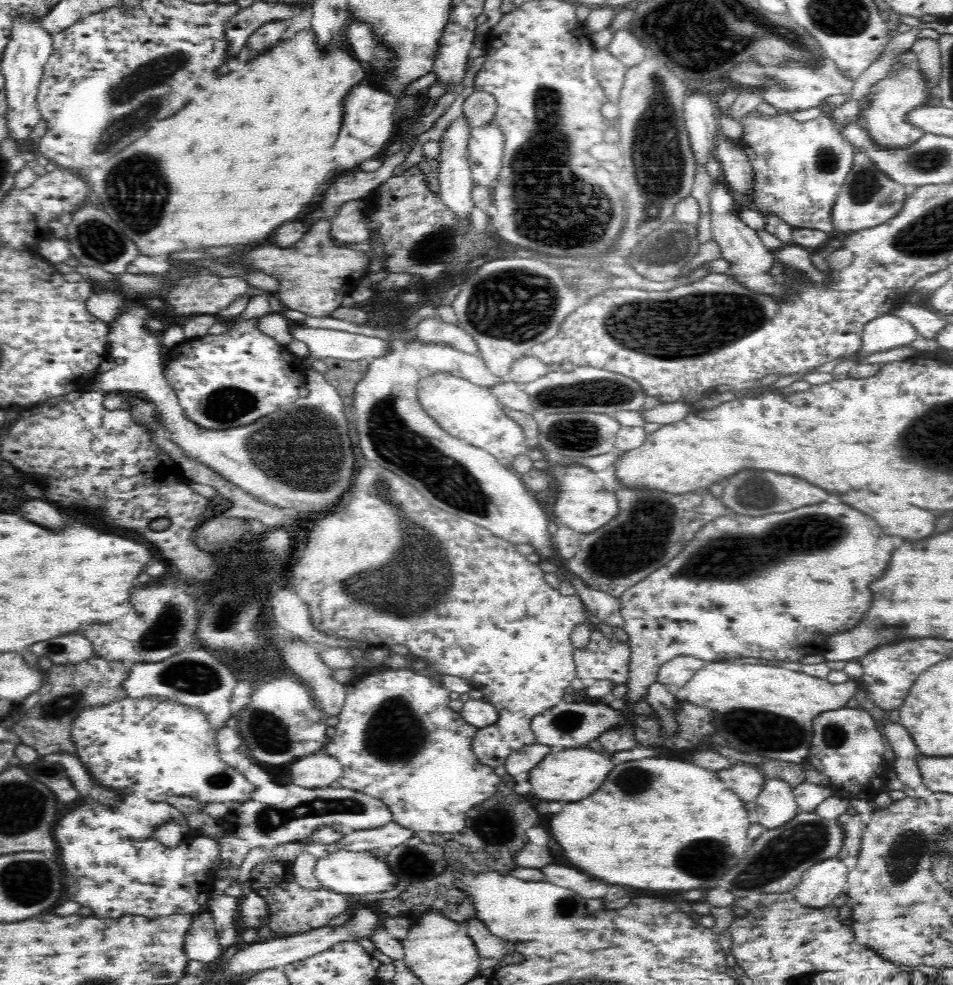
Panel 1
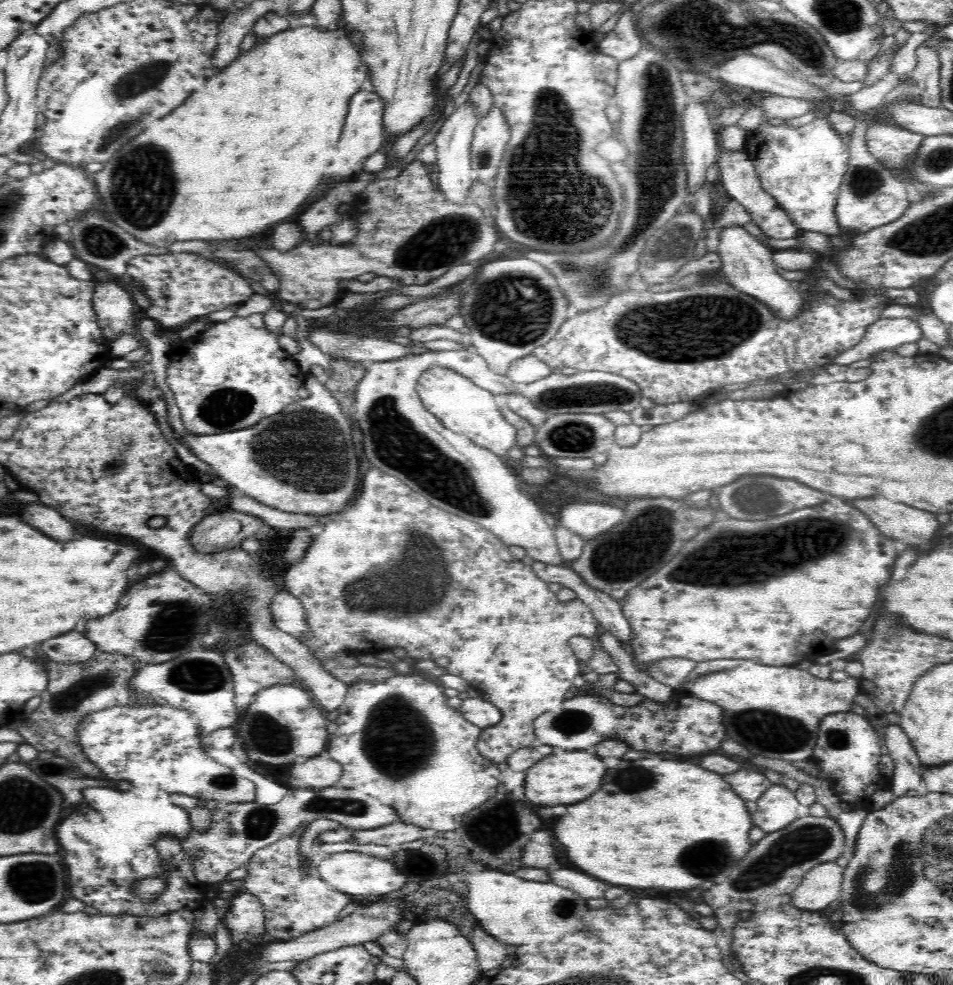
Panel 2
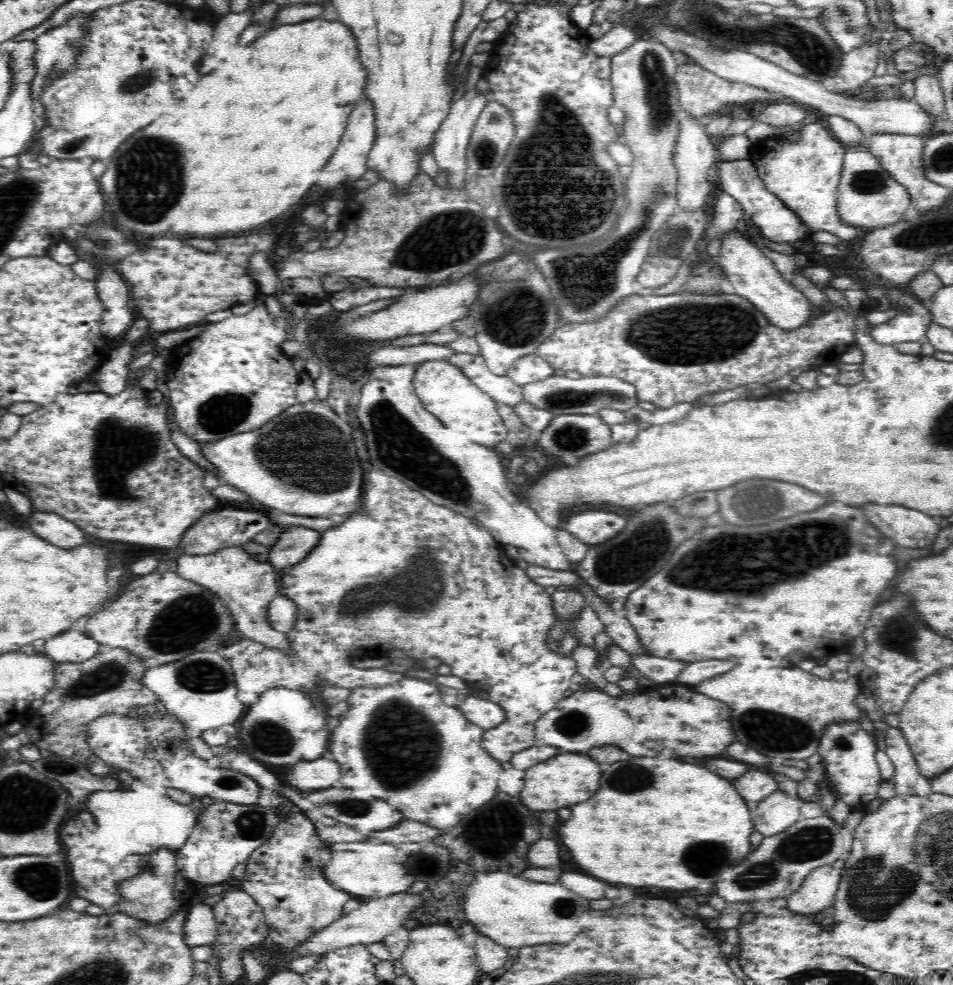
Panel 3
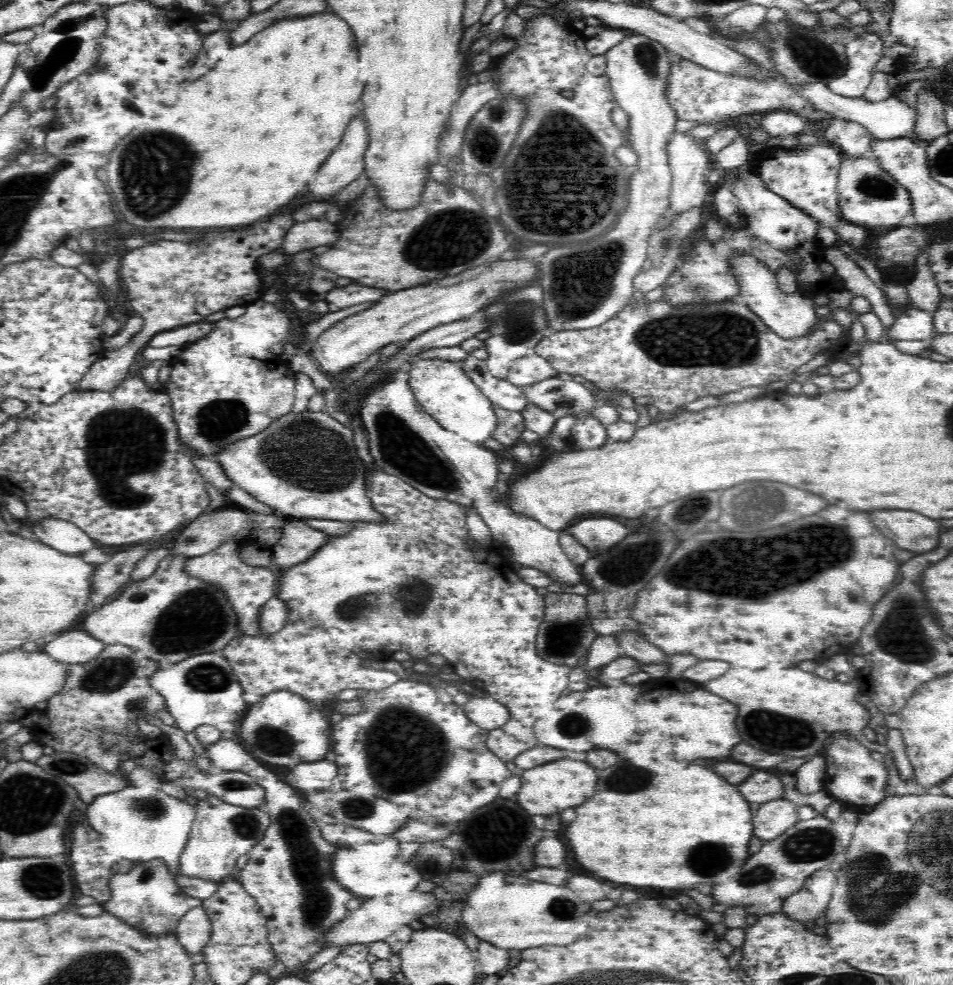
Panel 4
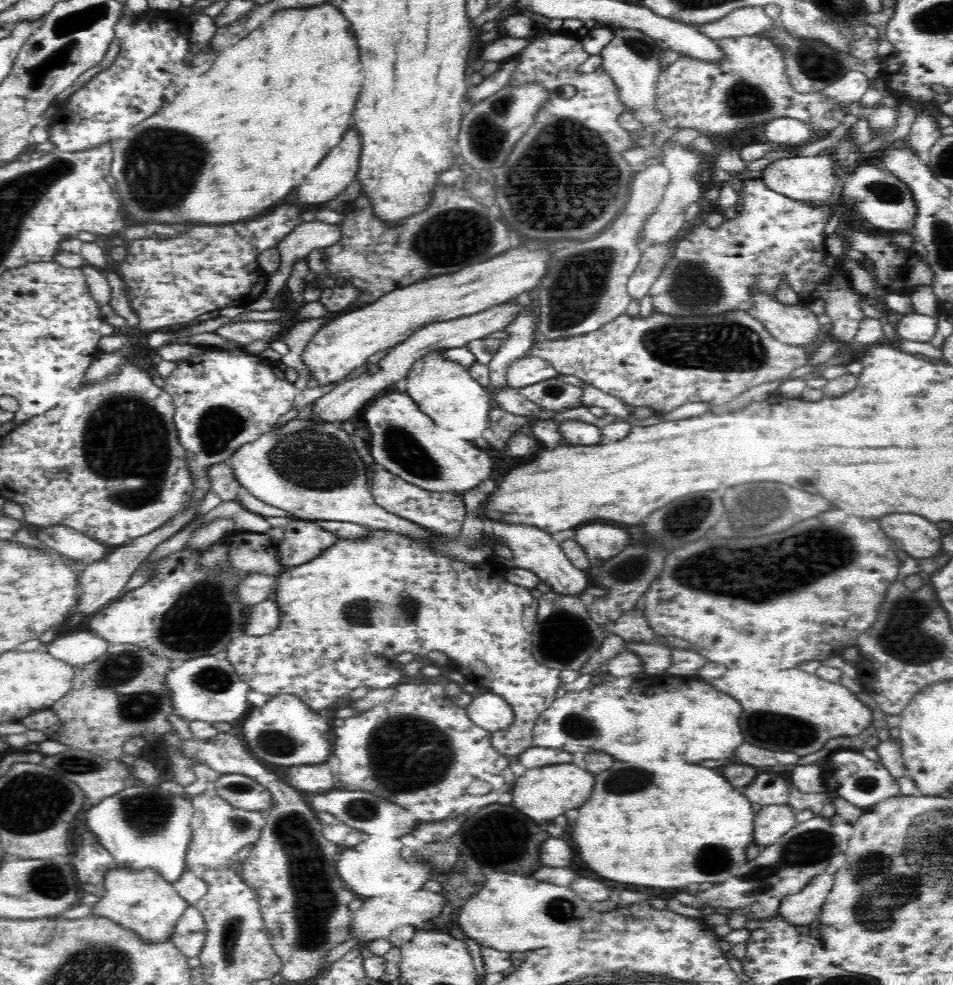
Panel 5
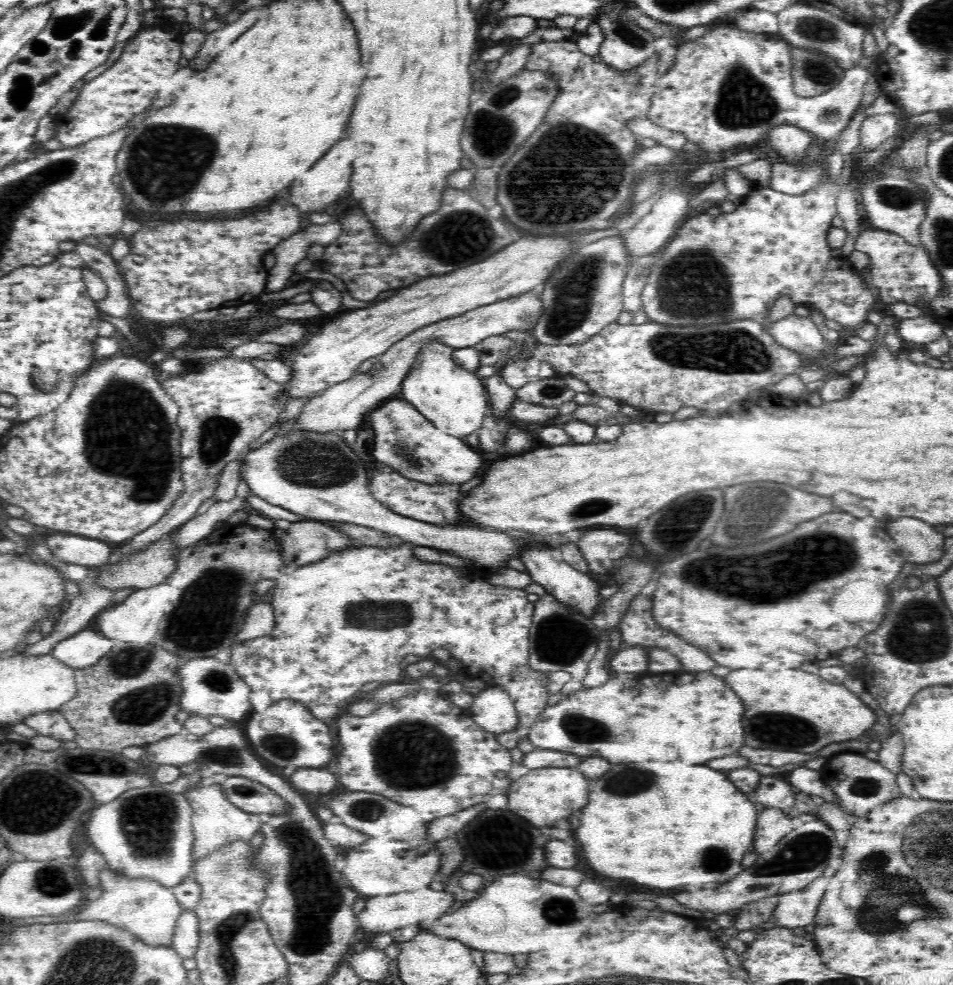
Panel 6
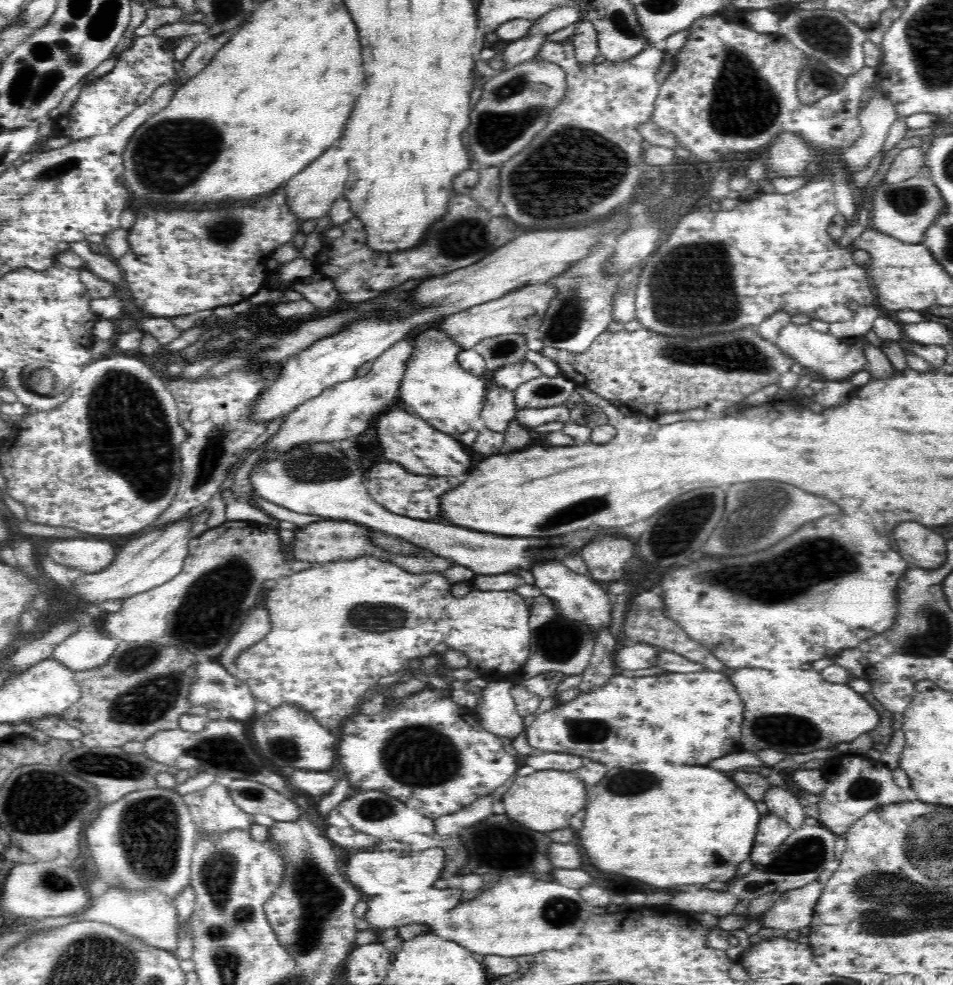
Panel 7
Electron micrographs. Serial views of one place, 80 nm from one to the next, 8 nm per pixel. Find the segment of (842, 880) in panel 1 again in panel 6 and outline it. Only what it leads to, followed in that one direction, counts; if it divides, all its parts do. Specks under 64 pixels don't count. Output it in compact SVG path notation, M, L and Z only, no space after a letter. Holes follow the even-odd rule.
M822 876L803 889L781 895L770 924L776 925L778 922L778 925L786 928L812 924L826 892L828 880L828 877Z

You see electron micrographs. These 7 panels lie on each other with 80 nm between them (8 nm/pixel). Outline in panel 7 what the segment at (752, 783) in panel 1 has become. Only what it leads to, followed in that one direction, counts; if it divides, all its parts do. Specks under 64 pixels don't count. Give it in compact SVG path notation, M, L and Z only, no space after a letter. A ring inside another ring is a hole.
M770 786L762 802L766 804L770 813L776 813L794 830L801 827L804 824L804 818L807 817L798 798L790 790L784 790L782 786Z

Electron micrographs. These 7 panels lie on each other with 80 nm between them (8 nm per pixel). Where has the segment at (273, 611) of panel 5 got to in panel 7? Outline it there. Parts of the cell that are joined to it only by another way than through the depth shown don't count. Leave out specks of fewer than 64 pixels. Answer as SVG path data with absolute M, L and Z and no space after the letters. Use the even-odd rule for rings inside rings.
M252 607L246 616L246 620L240 625L238 632L230 638L228 646L220 654L218 661L227 668L231 665L240 651L262 640L270 632L270 613L266 608Z

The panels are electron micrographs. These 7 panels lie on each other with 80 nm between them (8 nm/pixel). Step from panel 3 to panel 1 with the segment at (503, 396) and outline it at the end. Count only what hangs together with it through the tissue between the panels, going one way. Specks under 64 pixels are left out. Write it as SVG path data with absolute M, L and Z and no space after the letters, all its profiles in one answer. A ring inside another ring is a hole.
M387 340L389 349L386 354L373 358L369 363L367 376L358 382L353 398L352 423L358 432L358 446L363 456L376 462L383 469L388 469L402 477L410 485L416 487L430 504L476 523L490 530L496 536L514 544L528 543L535 547L535 552L542 560L548 560L554 552L552 536L548 532L548 516L534 500L534 494L524 488L524 483L512 467L502 466L495 456L481 447L448 434L422 408L417 397L417 384L425 377L444 372L458 378L464 378L478 386L490 388L493 384L508 381L506 377L498 377L490 373L487 364L481 356L466 354L451 346L438 343L422 343L414 340Z

